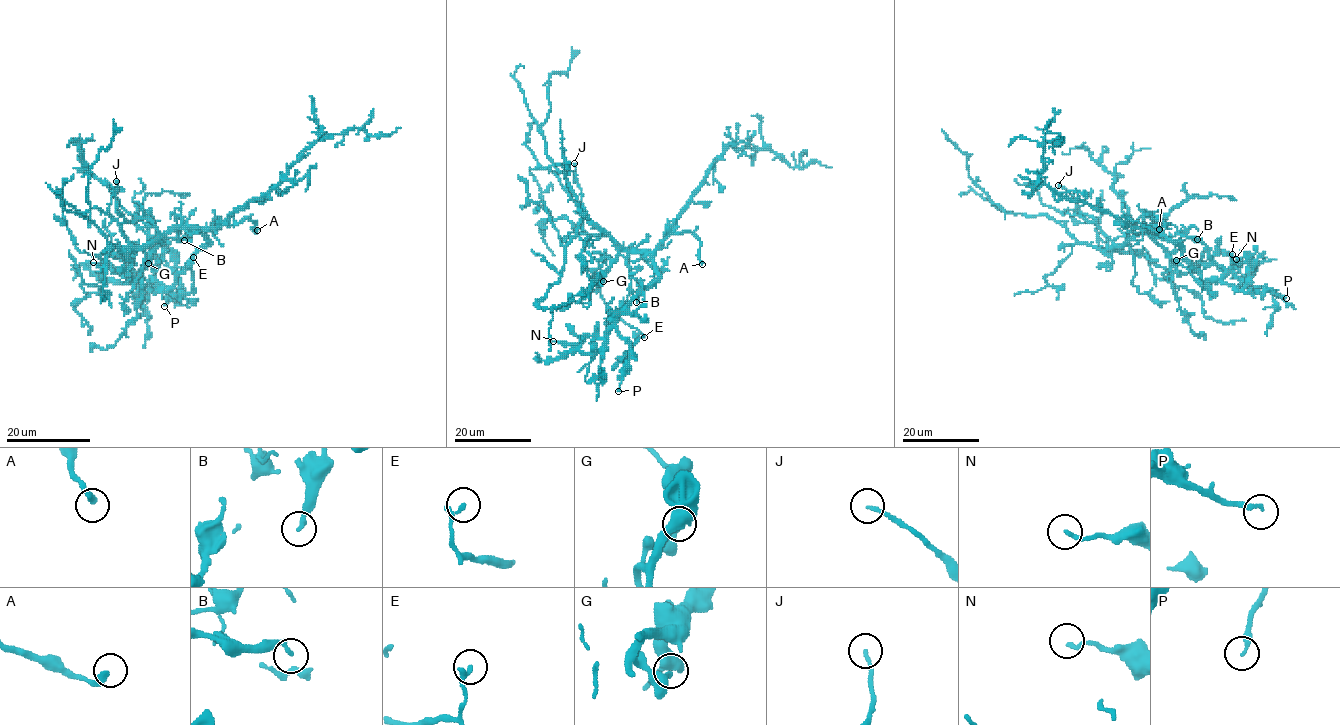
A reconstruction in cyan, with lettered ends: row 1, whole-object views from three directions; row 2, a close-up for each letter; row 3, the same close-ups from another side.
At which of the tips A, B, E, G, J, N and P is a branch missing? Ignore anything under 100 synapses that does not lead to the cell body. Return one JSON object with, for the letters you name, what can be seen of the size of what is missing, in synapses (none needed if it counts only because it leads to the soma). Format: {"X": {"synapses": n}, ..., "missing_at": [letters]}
{"missing_at": ["A"]}

